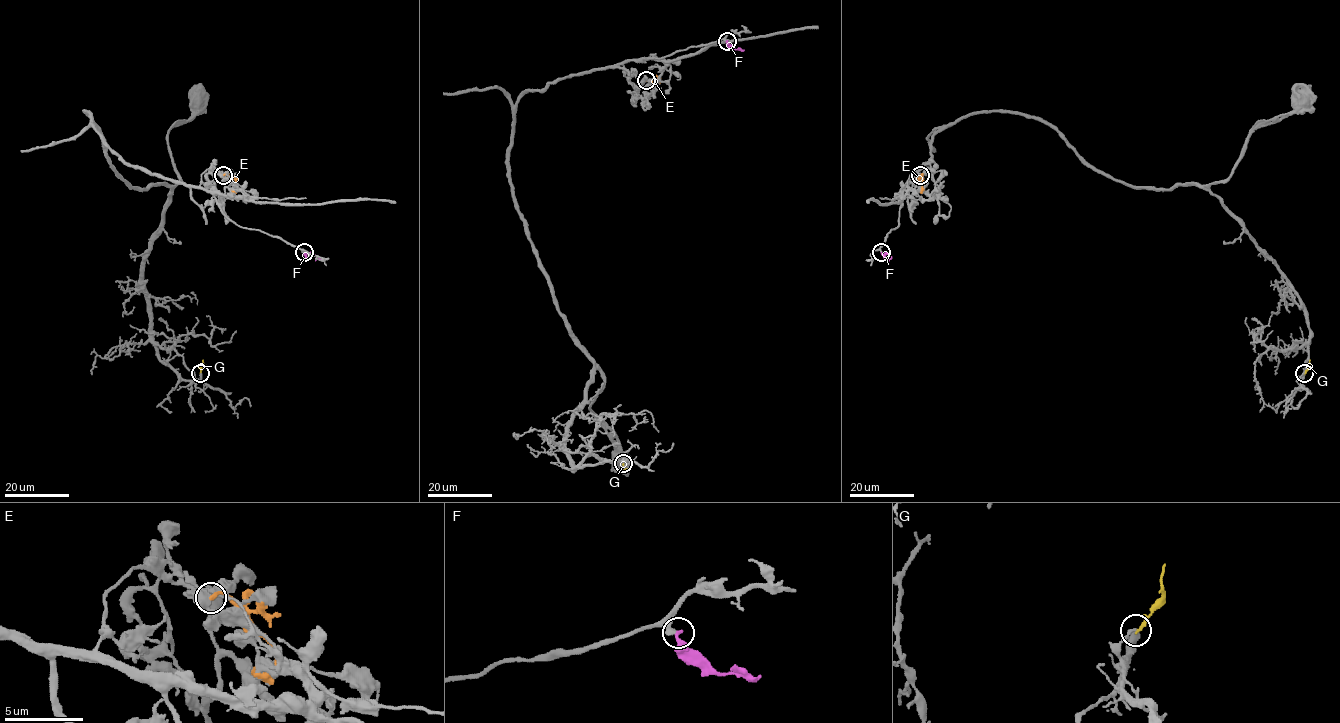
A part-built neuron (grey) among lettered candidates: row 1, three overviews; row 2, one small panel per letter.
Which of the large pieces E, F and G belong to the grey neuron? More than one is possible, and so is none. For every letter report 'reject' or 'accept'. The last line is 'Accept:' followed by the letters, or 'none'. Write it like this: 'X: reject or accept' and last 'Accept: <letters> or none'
E: reject
F: reject
G: accept
Accept: G

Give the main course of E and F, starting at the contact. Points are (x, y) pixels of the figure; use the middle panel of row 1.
E: (645, 80), (659, 81), (654, 84)
F: (726, 41), (738, 48)

